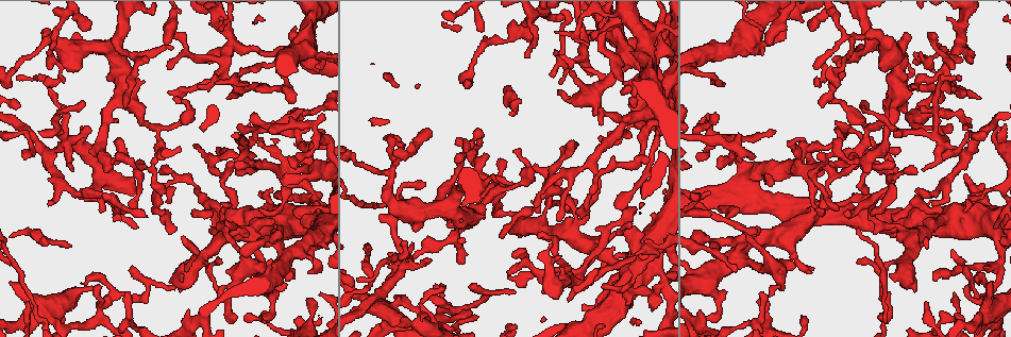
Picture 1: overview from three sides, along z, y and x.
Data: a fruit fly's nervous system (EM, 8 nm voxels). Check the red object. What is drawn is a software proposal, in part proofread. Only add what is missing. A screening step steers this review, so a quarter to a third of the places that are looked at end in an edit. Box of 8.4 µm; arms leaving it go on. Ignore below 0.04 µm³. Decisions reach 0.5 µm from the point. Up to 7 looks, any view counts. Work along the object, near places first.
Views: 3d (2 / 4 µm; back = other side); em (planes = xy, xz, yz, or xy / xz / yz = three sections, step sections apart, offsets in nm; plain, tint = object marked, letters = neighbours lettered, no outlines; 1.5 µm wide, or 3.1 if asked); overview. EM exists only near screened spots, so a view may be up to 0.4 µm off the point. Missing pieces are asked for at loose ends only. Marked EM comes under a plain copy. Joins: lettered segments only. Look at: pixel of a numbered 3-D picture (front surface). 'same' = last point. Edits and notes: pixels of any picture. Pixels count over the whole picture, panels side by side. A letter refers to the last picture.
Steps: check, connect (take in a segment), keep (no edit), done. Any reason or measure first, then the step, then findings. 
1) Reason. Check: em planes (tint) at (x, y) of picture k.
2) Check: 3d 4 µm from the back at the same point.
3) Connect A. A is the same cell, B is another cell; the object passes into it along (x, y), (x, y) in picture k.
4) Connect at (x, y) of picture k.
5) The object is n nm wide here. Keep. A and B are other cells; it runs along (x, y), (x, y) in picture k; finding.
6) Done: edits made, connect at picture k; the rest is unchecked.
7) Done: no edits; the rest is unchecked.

An open end. Check: 3d 2 µm at (595, 35) of picture 1.

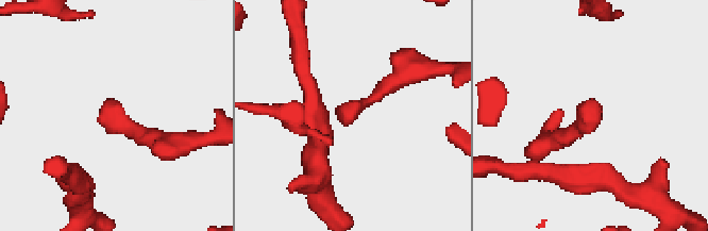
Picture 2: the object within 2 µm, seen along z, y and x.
Now the EM. Check: em planes (letters) at (595, 107) of picture 2.

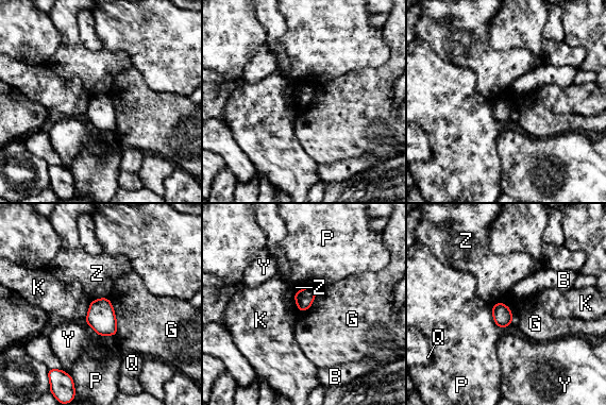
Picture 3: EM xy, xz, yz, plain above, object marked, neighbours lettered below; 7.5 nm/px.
Keep. B, G, K, P, Q, Y and Z are other cells; a border runs along (108, 299), (115, 316), (116, 335) in picture 3; no lettered segment goes on from it.

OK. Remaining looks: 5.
Branch stops here. Check: em planes (letters) at (242, 252) of picture 1.

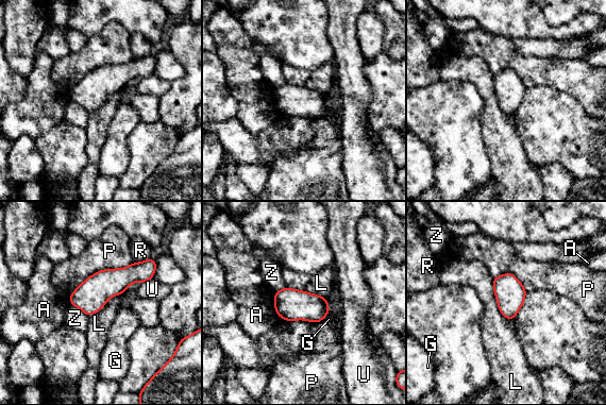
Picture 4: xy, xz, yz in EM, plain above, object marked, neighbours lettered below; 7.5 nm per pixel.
The object is 220 nm wide here. Keep. A, G, L, P, R, U and Z are other cells; a border runs along (70, 303), (88, 316) in picture 4; none of them fits.

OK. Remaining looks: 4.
Thin end. Check: em planes (letters) at (917, 89) of picture 1.

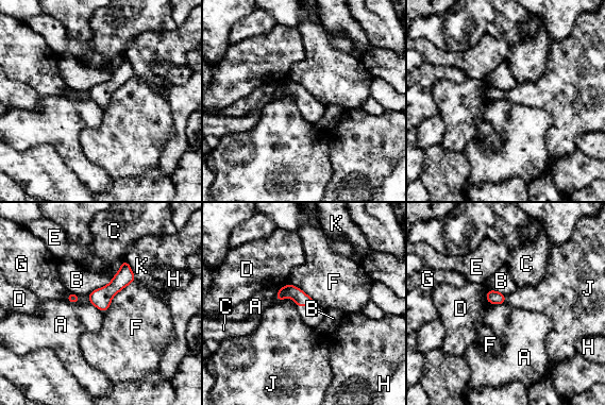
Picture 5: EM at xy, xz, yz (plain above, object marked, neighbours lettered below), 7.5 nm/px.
Keep. A, B, C, D, E, F, G, H, J and K are other cells; it runs along (124, 264), (103, 308) in picture 5; none of them fits.

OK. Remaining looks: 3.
Done: no edits; the rest is unchecked.

